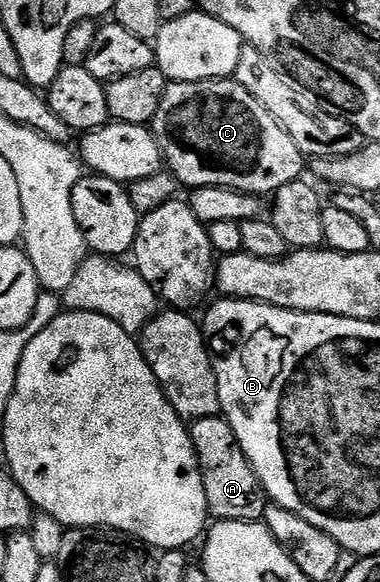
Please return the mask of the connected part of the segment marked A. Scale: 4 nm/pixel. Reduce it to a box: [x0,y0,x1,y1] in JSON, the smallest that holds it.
[192,417,265,522]

